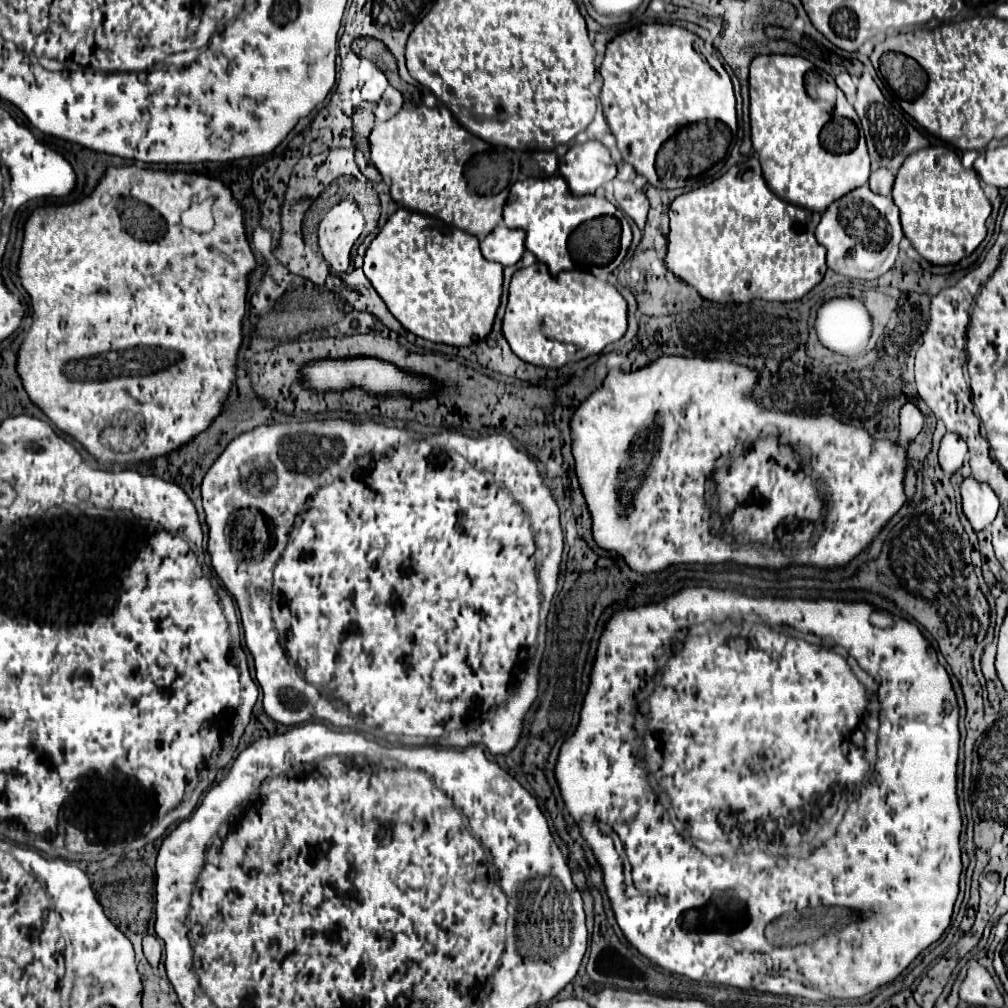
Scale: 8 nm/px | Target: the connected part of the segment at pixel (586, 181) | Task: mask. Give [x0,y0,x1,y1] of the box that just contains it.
[559,140,617,194]

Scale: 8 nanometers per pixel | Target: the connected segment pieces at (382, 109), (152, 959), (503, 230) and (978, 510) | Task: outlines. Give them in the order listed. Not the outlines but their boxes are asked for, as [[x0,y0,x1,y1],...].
[[375,86,403,122],[143,934,161,968],[481,224,525,266],[961,478,999,532]]

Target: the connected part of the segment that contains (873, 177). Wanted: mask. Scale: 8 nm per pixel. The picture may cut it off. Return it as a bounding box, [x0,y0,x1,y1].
[869,167,898,196]

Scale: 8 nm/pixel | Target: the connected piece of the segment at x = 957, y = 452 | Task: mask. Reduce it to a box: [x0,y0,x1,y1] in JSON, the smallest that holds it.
[939,432,967,476]

